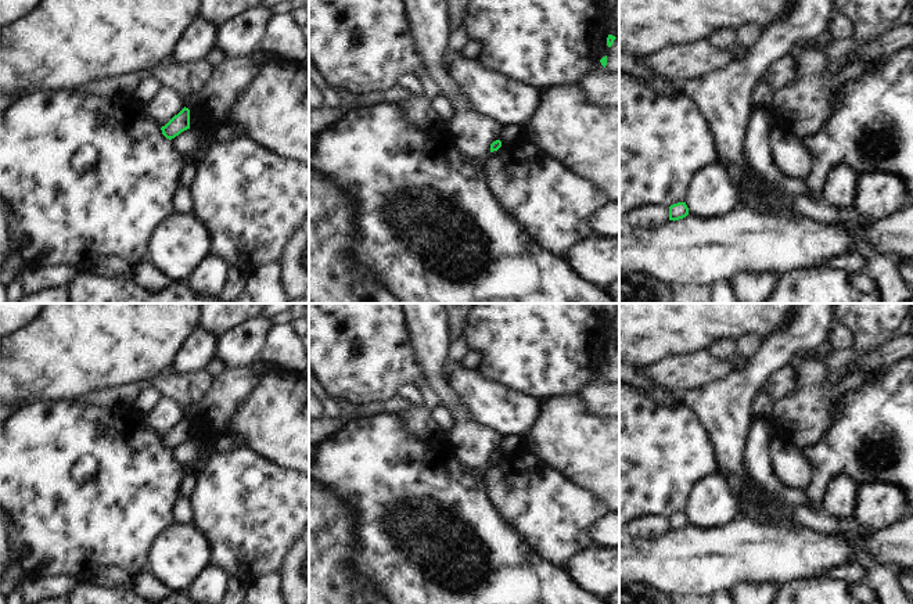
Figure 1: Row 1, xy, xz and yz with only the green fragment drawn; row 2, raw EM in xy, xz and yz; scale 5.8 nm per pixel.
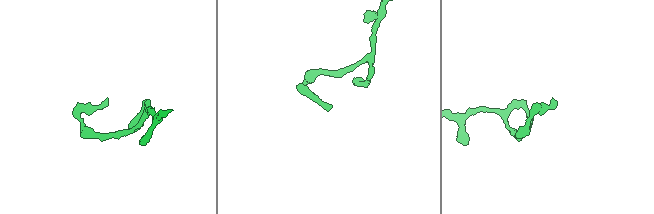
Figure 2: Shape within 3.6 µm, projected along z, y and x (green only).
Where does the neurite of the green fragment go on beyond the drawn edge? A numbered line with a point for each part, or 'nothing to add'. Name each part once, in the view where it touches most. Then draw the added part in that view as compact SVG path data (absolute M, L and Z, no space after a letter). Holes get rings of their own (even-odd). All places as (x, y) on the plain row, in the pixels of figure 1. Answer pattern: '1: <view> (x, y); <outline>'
nothing to add

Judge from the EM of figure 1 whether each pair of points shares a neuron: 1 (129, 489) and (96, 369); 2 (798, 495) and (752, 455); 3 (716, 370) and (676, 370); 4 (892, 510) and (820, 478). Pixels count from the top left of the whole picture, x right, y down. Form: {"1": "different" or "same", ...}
{"1": "different", "2": "same", "3": "same", "4": "different"}

